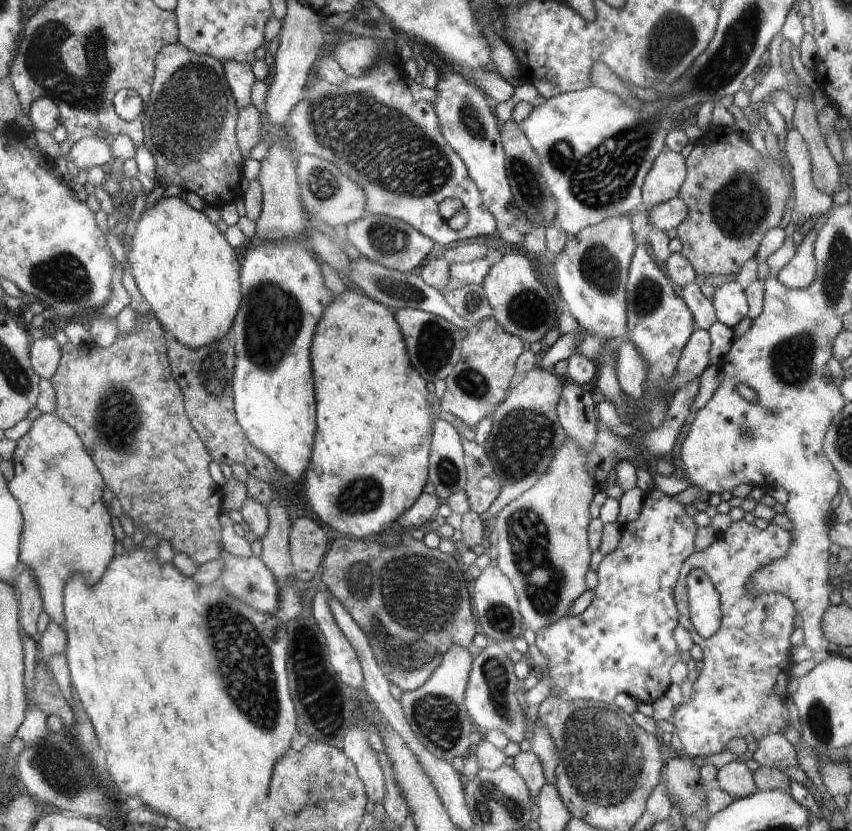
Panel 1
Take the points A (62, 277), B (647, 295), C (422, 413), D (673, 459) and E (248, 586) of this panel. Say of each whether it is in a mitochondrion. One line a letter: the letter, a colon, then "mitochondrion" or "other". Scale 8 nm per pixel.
A: mitochondrion
B: mitochondrion
C: other
D: other
E: mitochondrion

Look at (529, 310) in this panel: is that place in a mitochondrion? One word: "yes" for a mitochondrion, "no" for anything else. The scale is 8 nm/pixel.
yes

